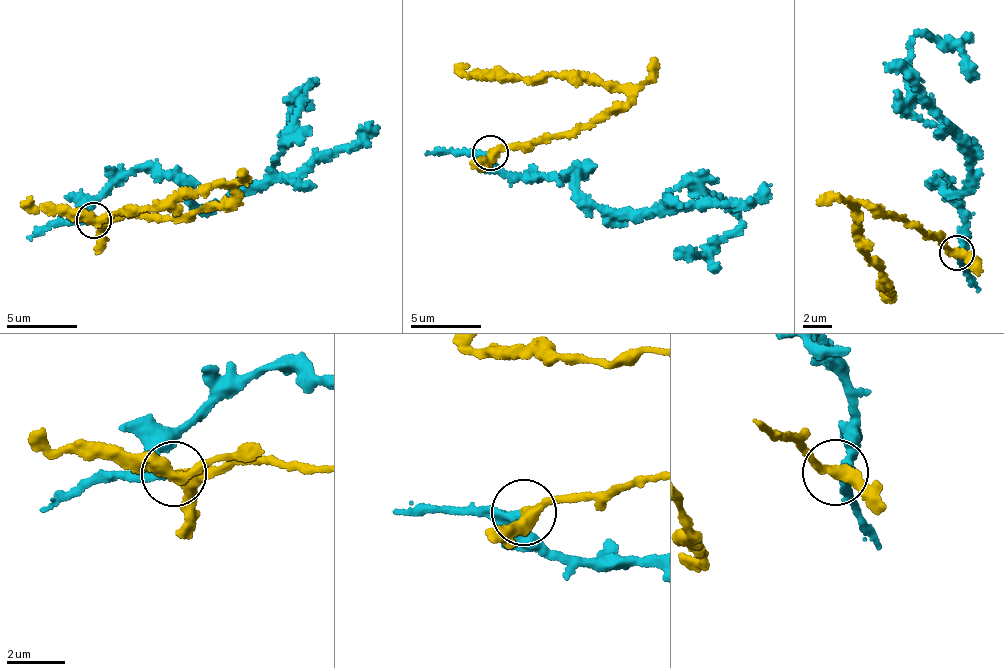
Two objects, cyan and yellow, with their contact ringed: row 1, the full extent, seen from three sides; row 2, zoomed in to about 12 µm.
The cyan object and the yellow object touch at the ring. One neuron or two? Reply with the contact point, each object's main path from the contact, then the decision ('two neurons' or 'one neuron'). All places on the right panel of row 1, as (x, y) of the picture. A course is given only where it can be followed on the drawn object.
place (957, 253); course cyan (956, 254), (951, 186), (936, 183), (965, 186), (968, 157), (911, 108), (913, 39), (949, 42), (978, 78); course yellow (956, 254), (901, 216), (861, 202), (859, 237), (891, 282), (893, 294), (886, 298); one neuron

